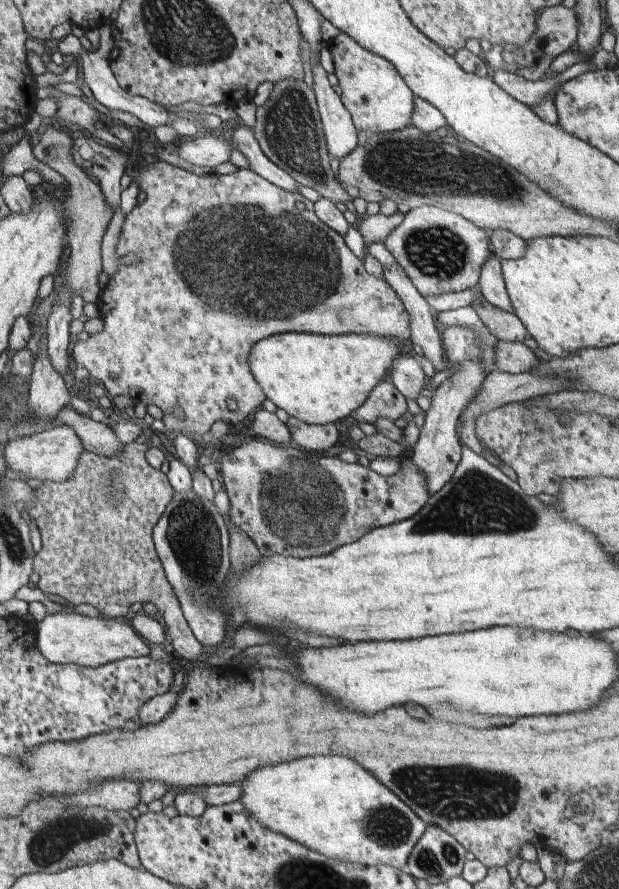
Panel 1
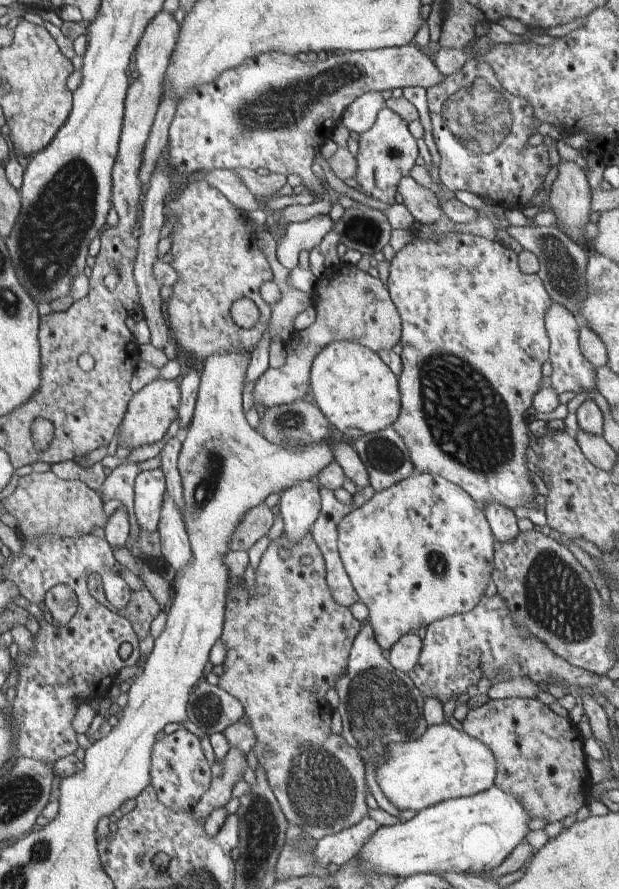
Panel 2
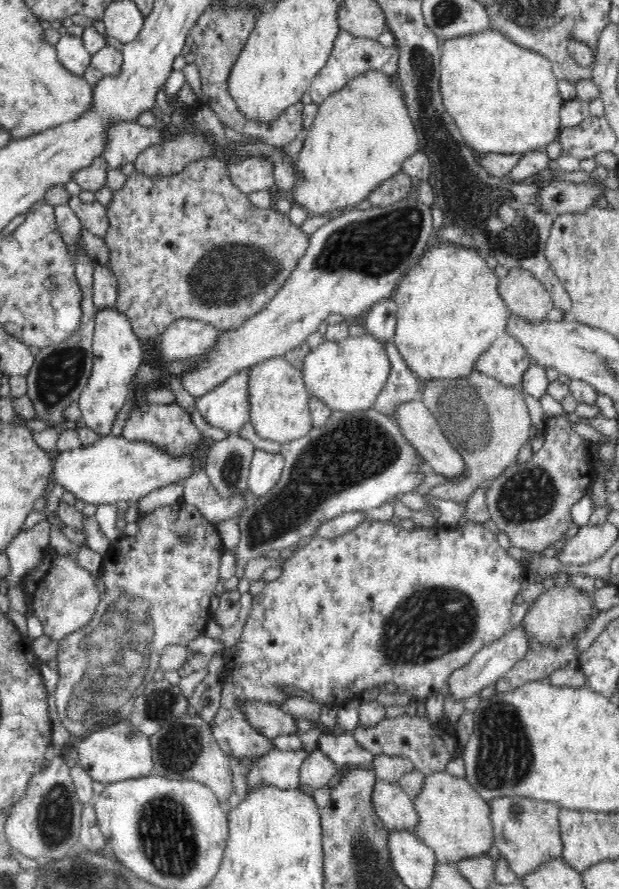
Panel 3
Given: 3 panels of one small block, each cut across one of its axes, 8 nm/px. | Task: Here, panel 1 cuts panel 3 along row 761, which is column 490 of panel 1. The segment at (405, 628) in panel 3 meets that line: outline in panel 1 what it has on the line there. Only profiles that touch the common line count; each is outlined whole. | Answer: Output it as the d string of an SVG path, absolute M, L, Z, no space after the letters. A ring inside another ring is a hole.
M427 204L405 214L404 221L384 240L384 243L398 265L413 282L418 293L426 298L431 295L439 296L466 291L479 284L483 265L490 260L490 254L492 254L490 235L488 230L473 224L472 221L465 220L451 210Z

